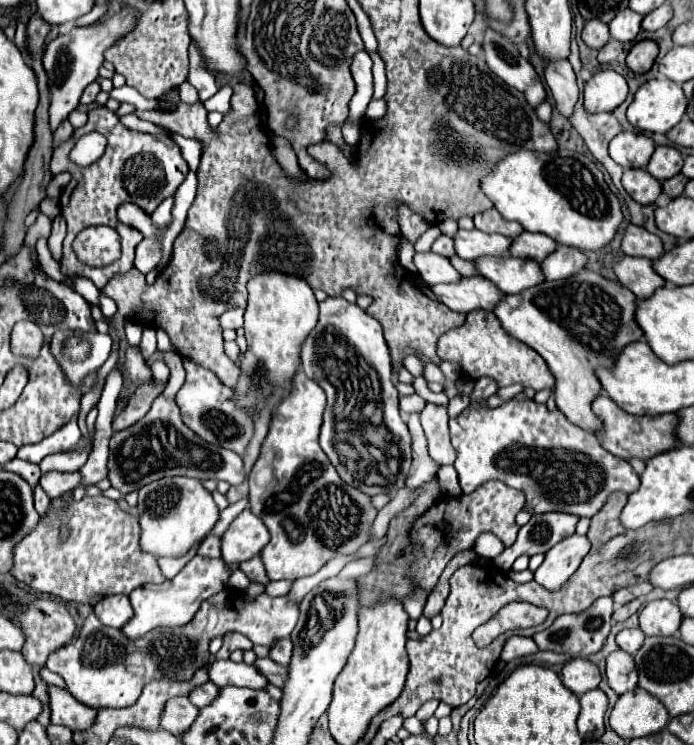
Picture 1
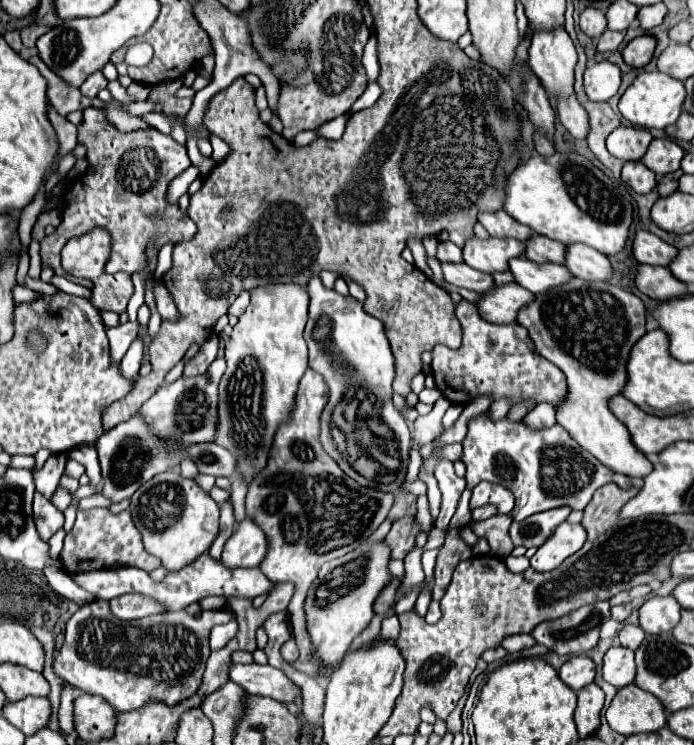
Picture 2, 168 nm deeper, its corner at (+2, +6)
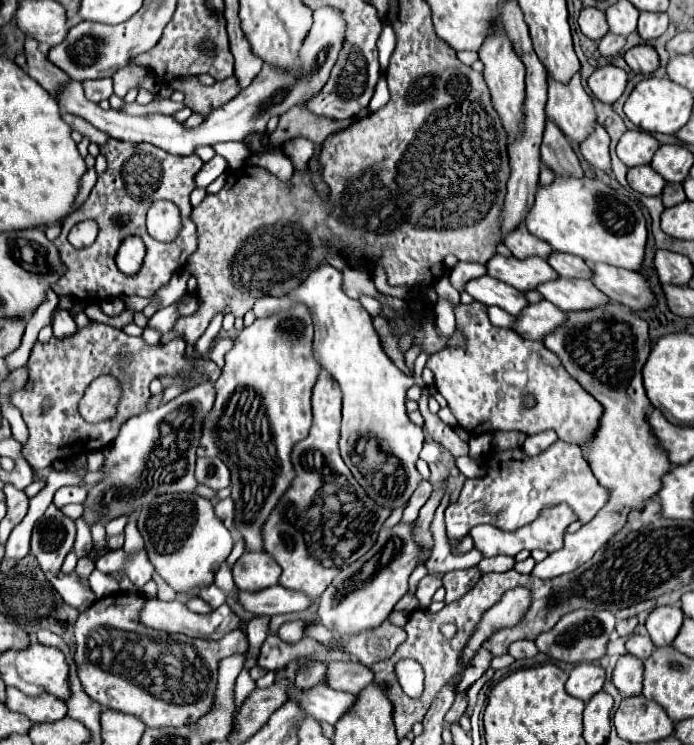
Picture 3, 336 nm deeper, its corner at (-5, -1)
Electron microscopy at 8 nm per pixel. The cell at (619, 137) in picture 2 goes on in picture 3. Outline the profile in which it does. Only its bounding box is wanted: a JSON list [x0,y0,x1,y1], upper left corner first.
[616,131,658,167]

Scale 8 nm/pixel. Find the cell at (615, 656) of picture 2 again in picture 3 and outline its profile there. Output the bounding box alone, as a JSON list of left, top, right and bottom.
[612,655,644,697]

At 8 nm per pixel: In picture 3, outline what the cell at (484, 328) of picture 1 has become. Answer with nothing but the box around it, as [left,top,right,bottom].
[426,303,602,445]

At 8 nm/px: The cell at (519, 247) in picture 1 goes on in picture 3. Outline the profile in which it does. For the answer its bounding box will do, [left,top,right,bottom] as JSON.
[548,253,592,279]

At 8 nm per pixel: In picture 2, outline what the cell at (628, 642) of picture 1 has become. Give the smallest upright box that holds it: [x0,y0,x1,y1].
[619,624,645,650]

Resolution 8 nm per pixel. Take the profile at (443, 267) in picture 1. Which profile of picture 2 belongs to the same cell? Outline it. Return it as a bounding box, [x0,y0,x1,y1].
[441,262,493,292]

